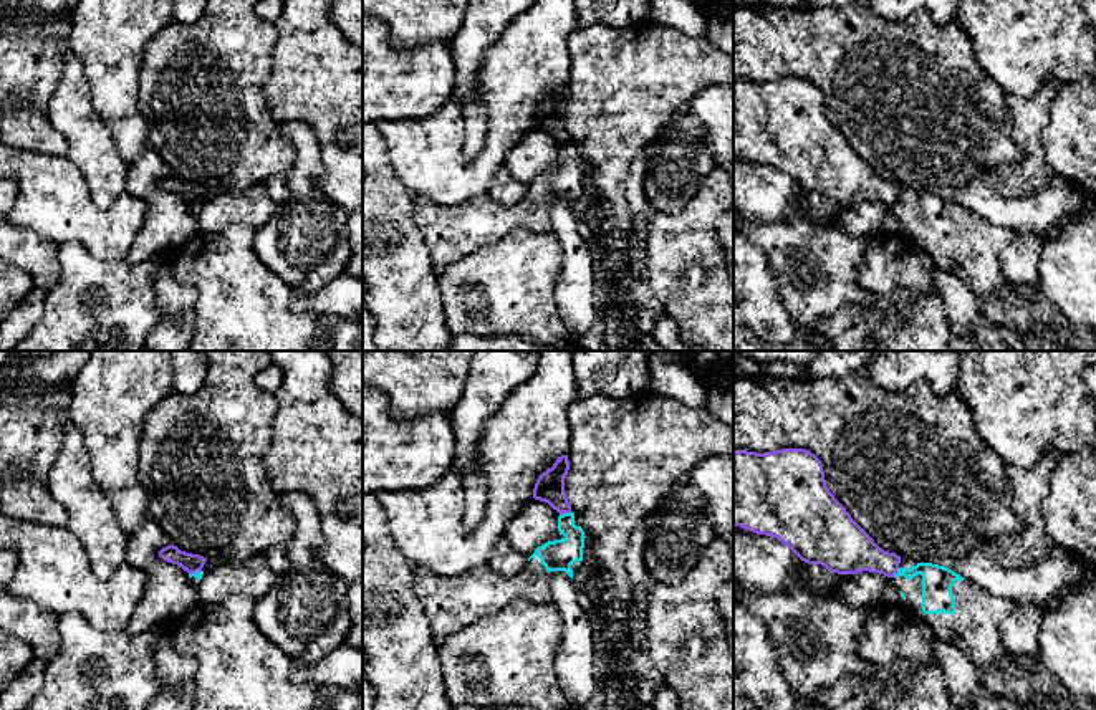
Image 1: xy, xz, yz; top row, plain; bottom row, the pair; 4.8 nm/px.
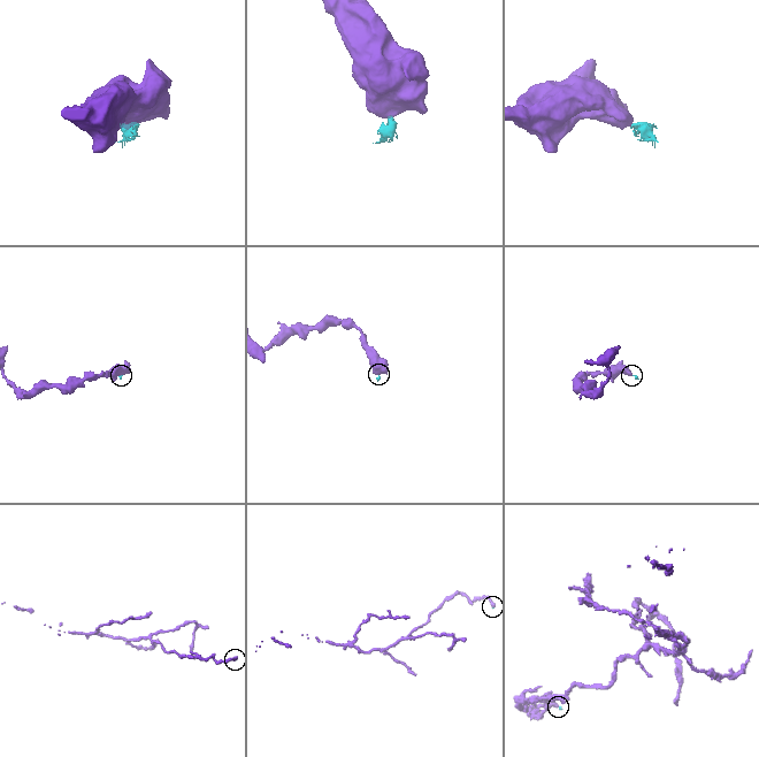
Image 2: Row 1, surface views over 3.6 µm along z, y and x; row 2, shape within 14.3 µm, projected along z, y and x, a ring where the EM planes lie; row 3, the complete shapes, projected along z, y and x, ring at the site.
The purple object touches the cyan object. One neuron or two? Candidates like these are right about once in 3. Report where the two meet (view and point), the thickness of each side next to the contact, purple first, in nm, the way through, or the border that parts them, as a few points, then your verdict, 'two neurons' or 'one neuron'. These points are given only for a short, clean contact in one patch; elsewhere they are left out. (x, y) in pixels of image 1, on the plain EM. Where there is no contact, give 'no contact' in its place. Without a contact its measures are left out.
xz (565, 141) | 140/150 nm | along xz (572, 141), (560, 144) | two neurons

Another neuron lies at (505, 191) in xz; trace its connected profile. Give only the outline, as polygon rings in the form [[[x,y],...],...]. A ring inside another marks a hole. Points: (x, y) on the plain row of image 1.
[[[502,166],[497,170],[487,195],[500,205],[513,207],[520,204],[526,194],[528,187],[517,182],[510,175],[510,172]]]

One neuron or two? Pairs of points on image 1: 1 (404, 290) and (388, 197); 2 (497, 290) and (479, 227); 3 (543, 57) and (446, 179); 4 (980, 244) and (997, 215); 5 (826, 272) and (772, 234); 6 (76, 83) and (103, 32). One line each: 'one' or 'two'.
1: one
2: two
3: one
4: two
5: one
6: two

